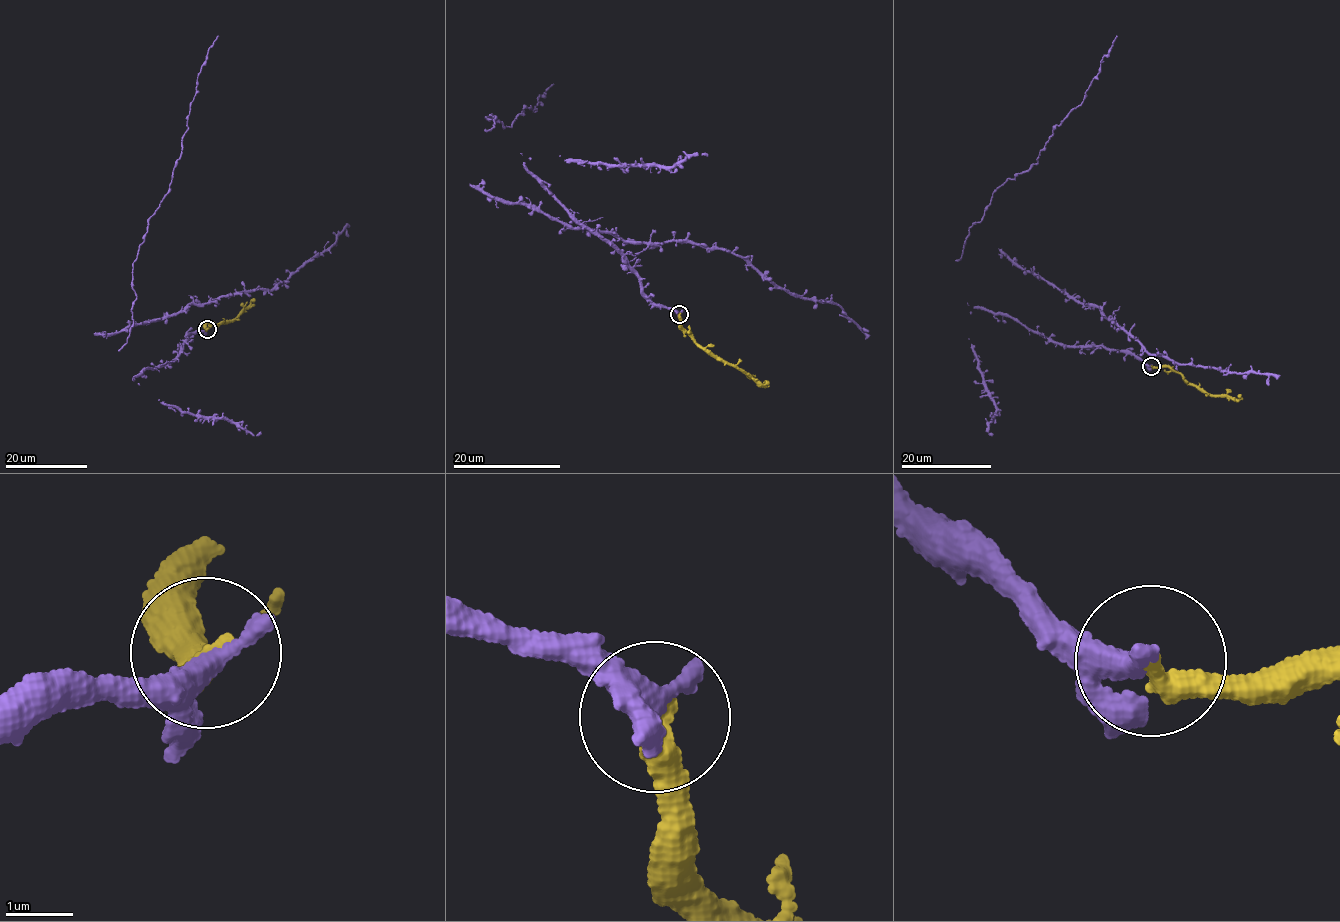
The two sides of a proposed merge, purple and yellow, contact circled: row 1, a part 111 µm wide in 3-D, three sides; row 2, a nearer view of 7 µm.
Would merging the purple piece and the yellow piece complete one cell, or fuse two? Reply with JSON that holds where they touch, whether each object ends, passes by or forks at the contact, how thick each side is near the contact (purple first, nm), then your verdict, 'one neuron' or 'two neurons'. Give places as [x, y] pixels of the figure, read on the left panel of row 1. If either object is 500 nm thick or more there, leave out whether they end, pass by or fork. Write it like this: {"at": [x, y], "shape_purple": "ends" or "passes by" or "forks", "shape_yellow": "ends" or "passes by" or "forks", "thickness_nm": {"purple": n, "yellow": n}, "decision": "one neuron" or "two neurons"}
{"at": [207, 329], "shape_purple": "ends", "shape_yellow": "ends", "thickness_nm": {"purple": 460, "yellow": 420}, "decision": "one neuron"}

